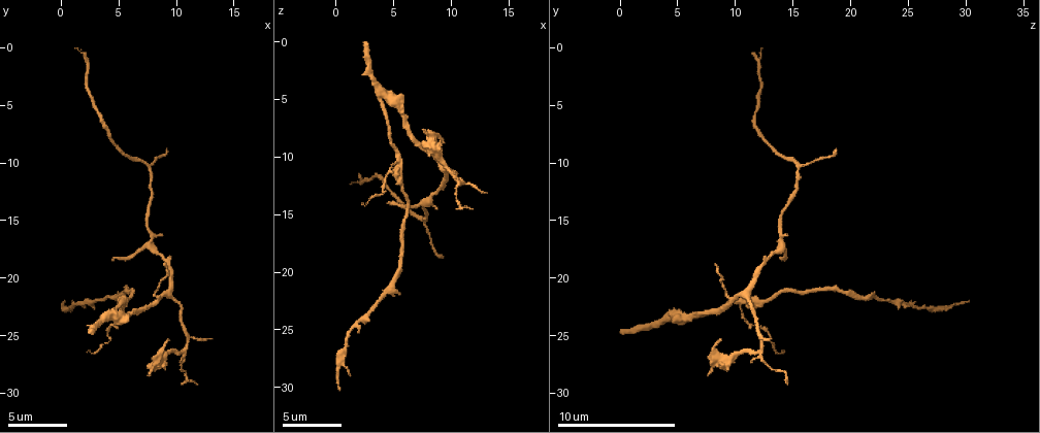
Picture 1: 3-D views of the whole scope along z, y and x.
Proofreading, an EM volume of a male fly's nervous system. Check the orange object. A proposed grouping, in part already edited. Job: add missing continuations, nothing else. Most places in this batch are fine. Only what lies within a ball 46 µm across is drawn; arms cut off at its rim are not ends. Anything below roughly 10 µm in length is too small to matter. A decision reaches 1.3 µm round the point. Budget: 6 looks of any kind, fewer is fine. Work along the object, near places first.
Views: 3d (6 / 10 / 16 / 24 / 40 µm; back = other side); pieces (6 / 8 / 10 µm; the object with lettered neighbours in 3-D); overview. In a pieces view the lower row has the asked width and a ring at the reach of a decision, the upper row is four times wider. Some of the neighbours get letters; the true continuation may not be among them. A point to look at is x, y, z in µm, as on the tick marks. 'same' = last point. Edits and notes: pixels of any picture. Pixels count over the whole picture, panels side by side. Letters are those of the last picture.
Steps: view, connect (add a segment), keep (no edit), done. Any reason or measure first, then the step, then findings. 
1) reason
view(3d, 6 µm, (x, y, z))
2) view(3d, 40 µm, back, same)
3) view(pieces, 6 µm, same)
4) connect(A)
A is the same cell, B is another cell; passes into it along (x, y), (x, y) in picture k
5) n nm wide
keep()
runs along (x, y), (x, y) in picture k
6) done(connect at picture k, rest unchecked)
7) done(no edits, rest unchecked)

thin end
view(pieces, 6 µm, (0.4, 22.0, 30.0))

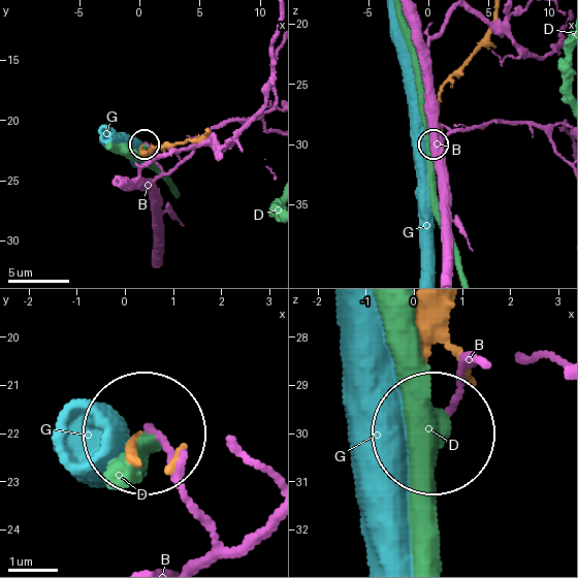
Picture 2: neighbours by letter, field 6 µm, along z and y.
keep()
B, D and G are other cells; none of them fits

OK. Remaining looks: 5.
tapers out
view(pieces, 8 µm, (9.2, 9.0, 18.8))

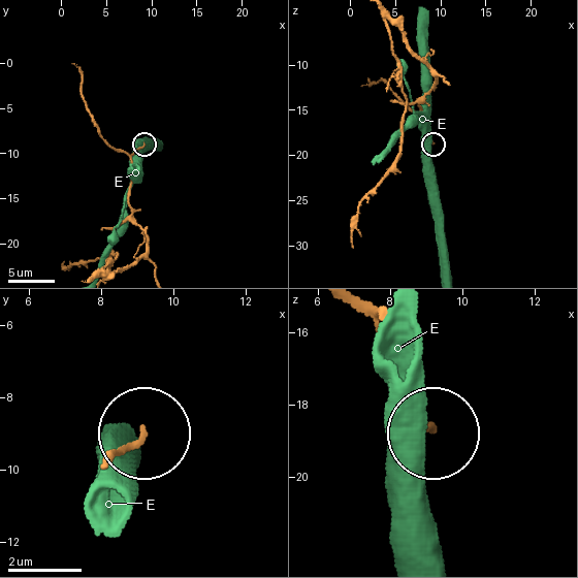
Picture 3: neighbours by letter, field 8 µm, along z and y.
150 nm wide
keep()
E is another cell; none of them fits

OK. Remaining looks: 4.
branch stops here
view(3d, 6 µm, (4.8, 18.4, 14.0))

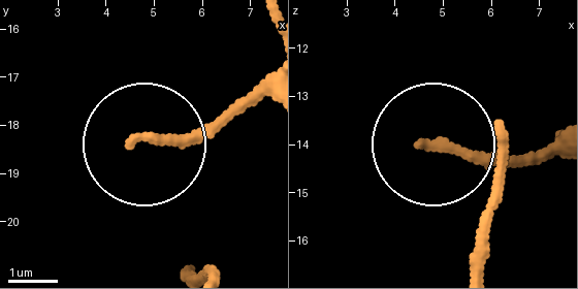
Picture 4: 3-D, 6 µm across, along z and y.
what lies round it
view(pieces, 8 µm, (4.60, 18.30, 14.10))

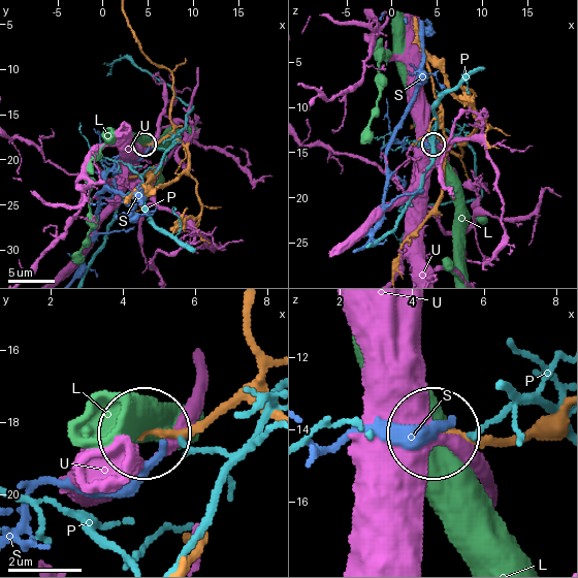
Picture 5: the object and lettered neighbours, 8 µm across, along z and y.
170 nm wide
keep()
L, P, S and U are other cells; no lettered segment goes on from it

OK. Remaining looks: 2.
done(no edits, rest unchecked)

